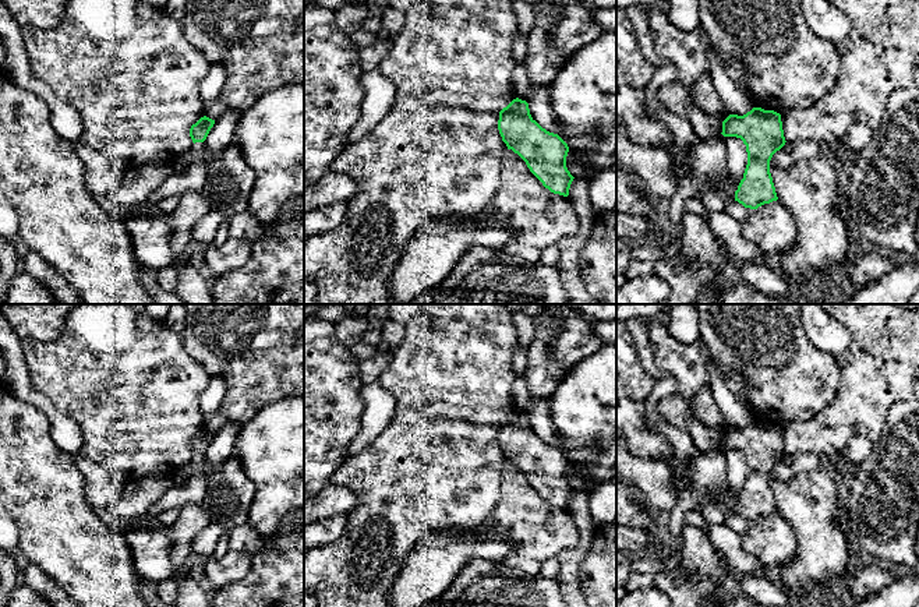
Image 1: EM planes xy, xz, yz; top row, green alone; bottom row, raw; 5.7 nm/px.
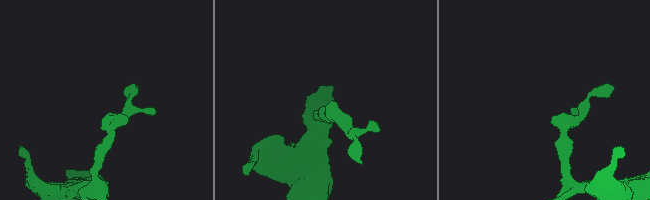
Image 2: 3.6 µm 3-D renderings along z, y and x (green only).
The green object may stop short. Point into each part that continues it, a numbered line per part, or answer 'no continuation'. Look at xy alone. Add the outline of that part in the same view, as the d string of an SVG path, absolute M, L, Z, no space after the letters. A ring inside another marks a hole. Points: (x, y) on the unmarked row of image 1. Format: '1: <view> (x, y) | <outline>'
no continuation

